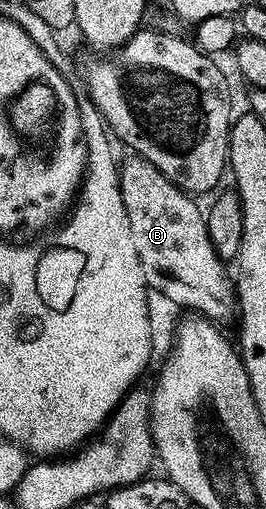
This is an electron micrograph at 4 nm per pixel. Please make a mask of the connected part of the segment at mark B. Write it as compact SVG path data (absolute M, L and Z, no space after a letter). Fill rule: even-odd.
M130 158L118 168L119 192L148 288L152 292L160 291L169 302L191 307L187 309L212 321L218 320L218 315L227 315L230 311L232 314L237 291L208 237L201 207L199 211L191 200L194 198L172 185L152 163Z

